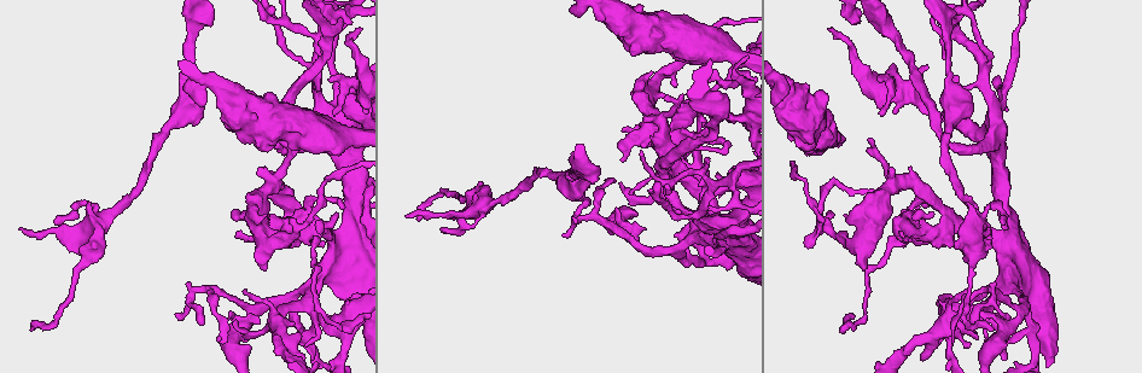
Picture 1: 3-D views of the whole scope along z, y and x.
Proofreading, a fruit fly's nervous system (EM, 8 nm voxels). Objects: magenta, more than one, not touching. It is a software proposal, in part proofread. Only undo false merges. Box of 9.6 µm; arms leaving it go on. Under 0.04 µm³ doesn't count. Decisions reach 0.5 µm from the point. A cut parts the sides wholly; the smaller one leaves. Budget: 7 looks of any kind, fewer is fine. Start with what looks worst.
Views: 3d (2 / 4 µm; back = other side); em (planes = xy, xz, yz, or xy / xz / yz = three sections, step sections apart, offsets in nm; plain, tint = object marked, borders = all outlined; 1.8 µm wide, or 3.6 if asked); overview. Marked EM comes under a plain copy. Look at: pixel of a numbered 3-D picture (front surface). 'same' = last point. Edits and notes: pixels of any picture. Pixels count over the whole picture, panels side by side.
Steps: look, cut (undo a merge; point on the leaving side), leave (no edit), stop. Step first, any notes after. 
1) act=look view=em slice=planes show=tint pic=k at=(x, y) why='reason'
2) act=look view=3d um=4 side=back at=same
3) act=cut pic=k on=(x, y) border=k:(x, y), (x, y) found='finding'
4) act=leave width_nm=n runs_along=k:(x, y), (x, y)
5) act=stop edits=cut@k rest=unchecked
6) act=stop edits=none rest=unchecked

act=look view=em slice=planes show=tint pic=1 at=(955, 35) why='arms part here'

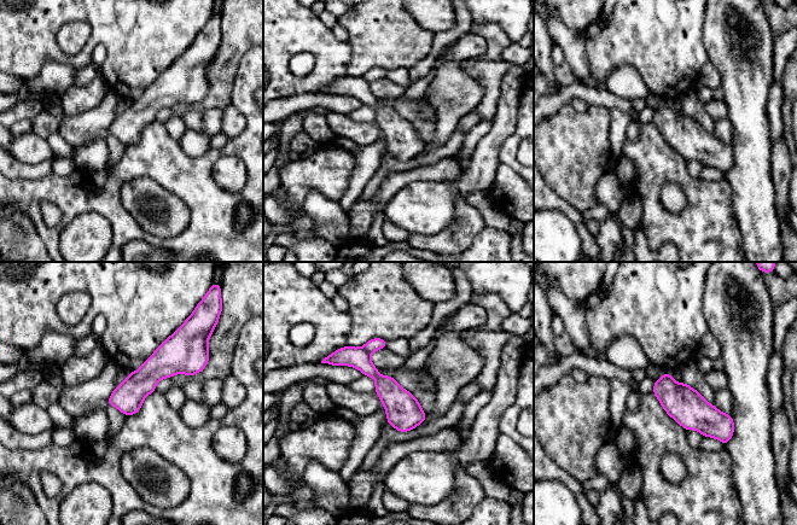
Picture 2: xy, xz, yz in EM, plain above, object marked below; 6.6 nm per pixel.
act=leave runs_along=2:(337, 360), (360, 360), (422, 418) found='all the same neuron'

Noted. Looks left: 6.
act=look view=em slice=yz step=8 show=tint pic=1 at=(923, 234) why='thick turns thin'

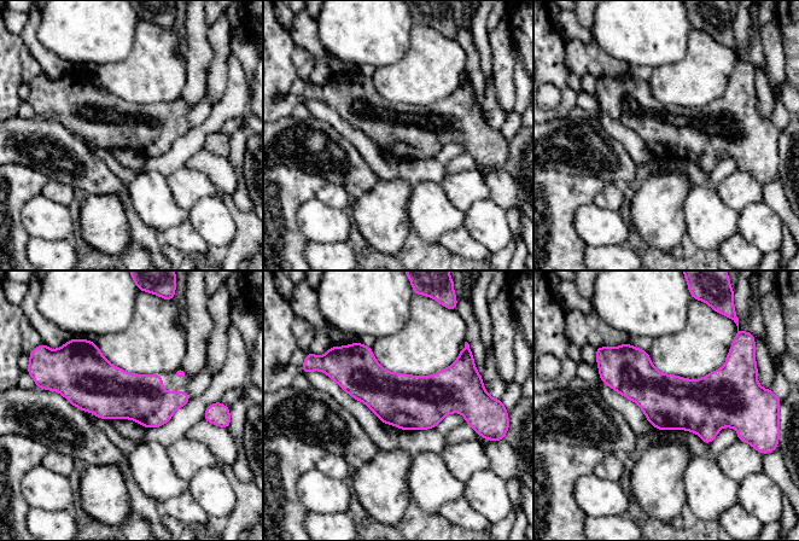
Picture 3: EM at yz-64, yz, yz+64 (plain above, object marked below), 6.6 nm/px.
act=leave width_nm=340 runs_along=3:(333, 376), (471, 400) found='continuous, no second neuron'

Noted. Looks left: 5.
act=look view=3d um=4 pic=1 at=(252, 113) why='sharp bend'

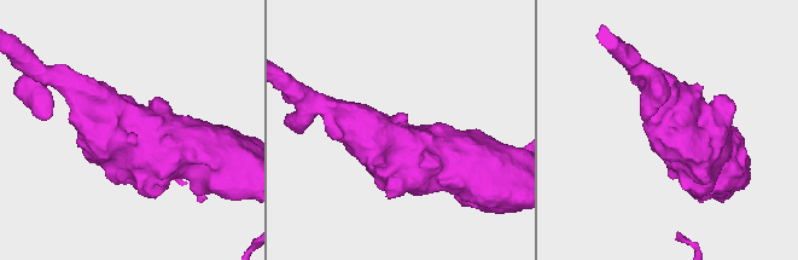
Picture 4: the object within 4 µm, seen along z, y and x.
act=look view=em um=3.6 slice=yz step=8 show=tint pic=4 at=(132, 127) why='need the tissue'

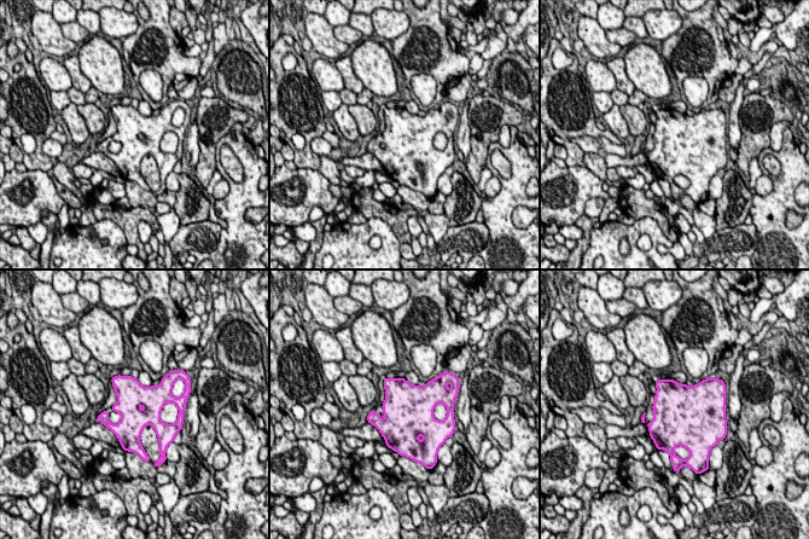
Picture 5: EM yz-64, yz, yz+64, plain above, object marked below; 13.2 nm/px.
act=look view=em um=3.6 slice=xz step=8 show=tint at=same

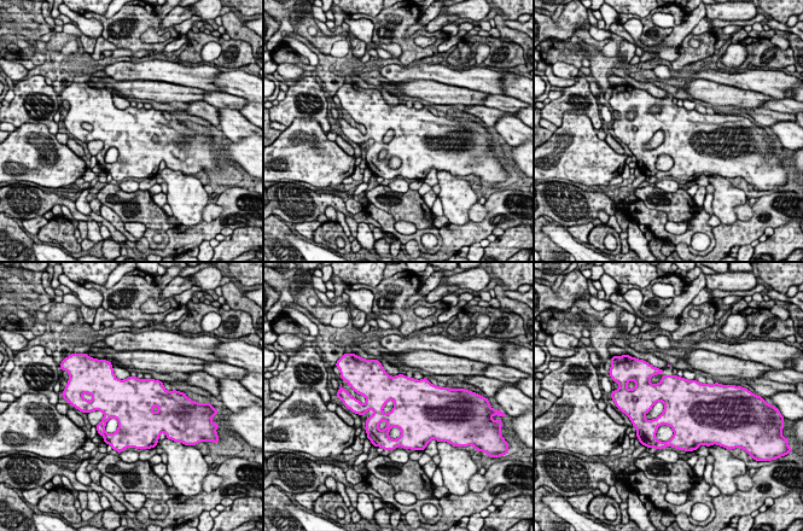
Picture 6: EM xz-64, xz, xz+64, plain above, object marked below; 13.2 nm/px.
act=leave found='one neuron here'

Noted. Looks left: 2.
act=stop edits=none rest=unchecked

